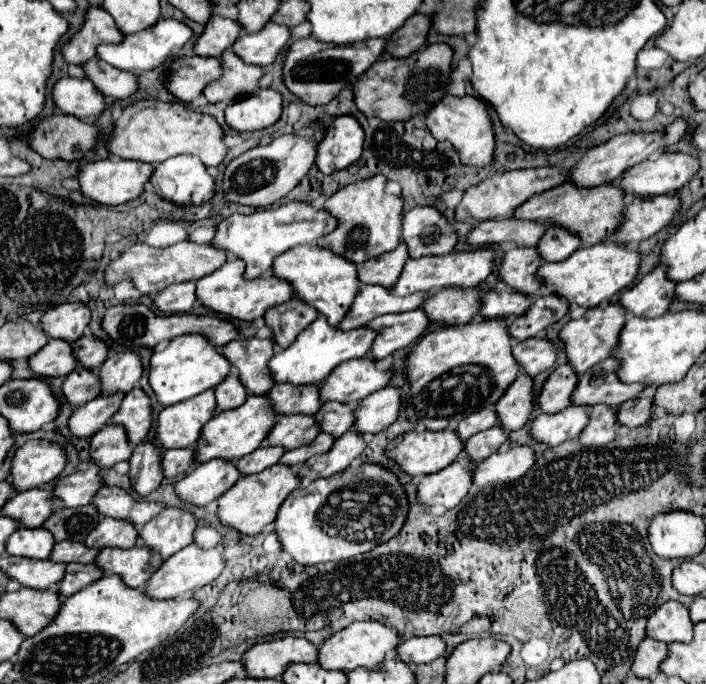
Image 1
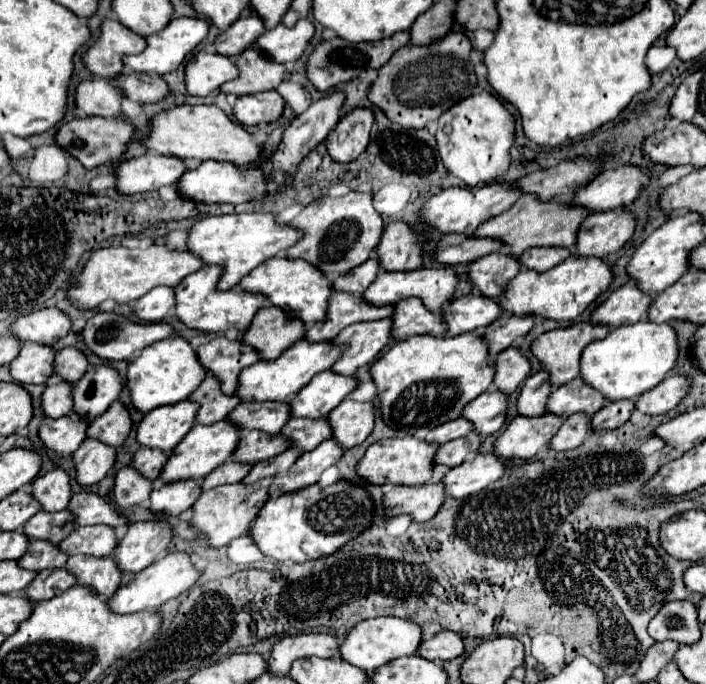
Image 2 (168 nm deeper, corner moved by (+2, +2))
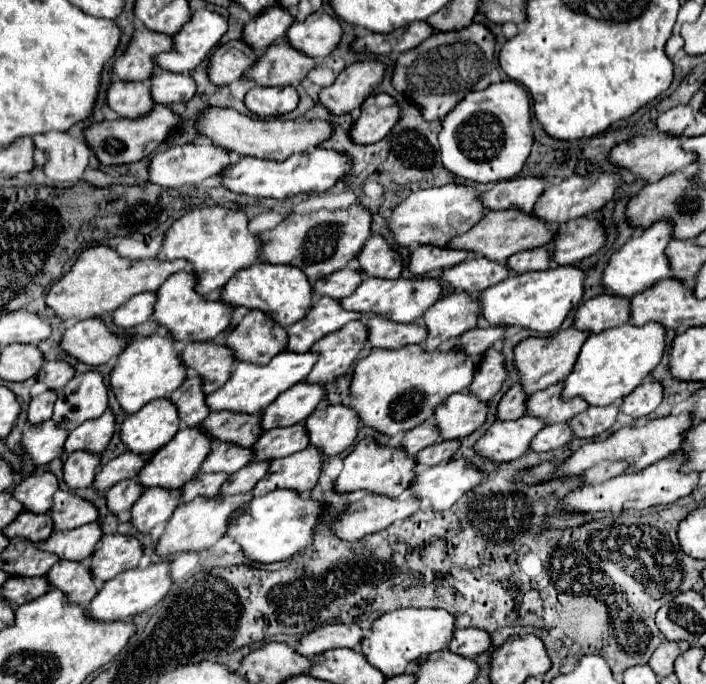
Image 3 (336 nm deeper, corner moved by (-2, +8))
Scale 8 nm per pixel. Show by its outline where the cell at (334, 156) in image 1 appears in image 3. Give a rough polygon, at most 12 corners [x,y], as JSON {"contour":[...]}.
{"contour":[[389,94],[361,104],[353,144],[379,142],[399,120]]}

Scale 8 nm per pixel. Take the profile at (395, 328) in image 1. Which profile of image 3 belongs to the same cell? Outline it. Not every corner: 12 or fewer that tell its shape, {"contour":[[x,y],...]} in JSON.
{"contour":[[349,322],[317,340],[307,382],[347,374],[367,344],[367,326]]}

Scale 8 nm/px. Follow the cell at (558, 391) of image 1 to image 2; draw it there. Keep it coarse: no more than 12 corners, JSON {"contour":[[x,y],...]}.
{"contour":[[531,374],[517,398],[521,416],[545,414],[547,374]]}

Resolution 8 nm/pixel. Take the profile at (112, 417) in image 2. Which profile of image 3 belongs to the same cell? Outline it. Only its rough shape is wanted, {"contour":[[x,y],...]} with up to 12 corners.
{"contour":[[111,408],[75,428],[65,452],[103,452],[115,434]]}

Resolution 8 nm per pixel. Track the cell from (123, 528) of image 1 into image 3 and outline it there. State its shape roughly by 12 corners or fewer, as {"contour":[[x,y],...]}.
{"contour":[[103,522],[57,530],[39,548],[61,560],[87,560]]}

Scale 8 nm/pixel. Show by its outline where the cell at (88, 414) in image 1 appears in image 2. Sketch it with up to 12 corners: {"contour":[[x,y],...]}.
{"contour":[[63,416],[43,420],[45,448],[69,456],[85,440],[85,422]]}

